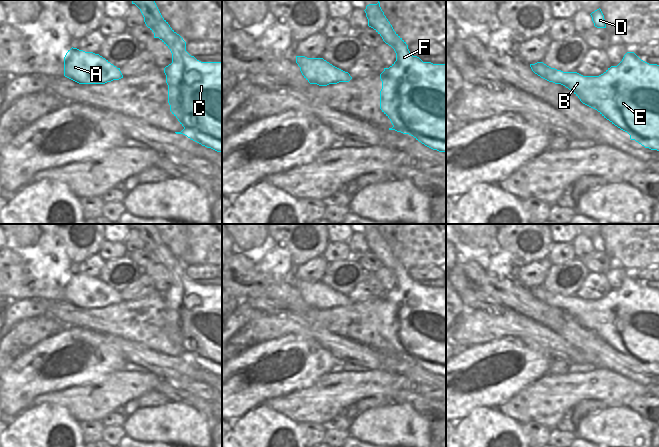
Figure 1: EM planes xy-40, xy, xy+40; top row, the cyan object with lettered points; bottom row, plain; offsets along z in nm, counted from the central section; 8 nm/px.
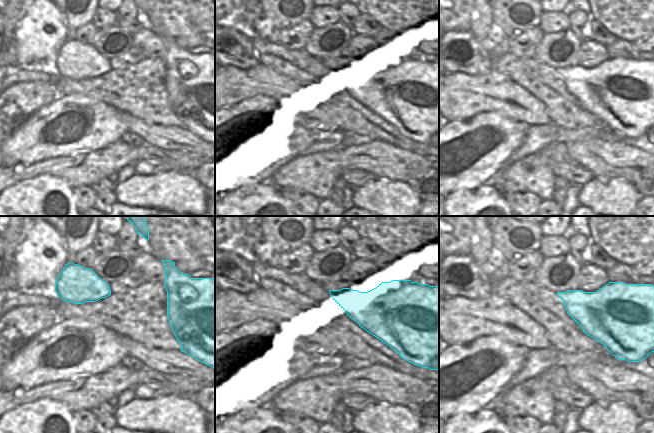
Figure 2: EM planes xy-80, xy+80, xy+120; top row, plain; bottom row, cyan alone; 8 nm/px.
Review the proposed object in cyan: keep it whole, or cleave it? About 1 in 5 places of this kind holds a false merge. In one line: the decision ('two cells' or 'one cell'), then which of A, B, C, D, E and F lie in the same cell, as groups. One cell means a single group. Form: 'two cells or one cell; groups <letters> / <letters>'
one cell; groups A B C D E F

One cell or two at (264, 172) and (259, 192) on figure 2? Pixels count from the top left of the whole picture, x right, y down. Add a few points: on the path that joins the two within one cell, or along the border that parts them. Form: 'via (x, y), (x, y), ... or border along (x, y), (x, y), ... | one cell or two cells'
border along (270, 181), (244, 181), (239, 185) | two cells

